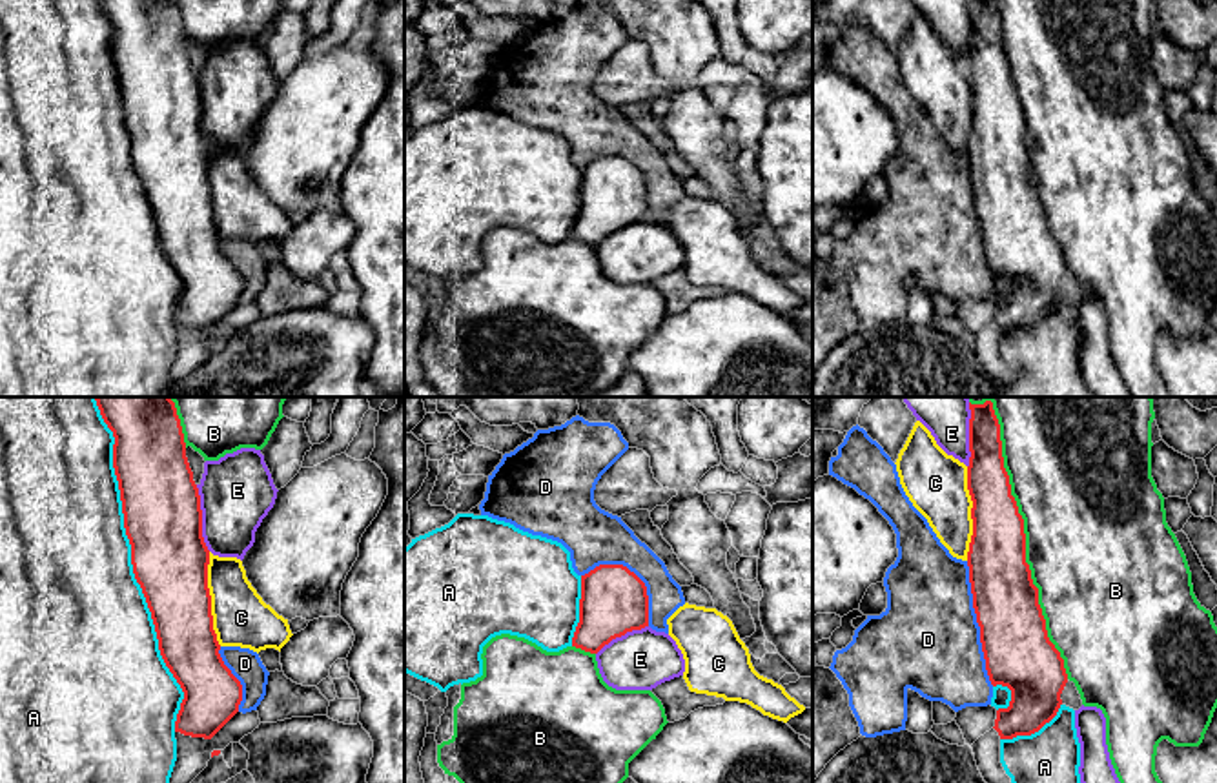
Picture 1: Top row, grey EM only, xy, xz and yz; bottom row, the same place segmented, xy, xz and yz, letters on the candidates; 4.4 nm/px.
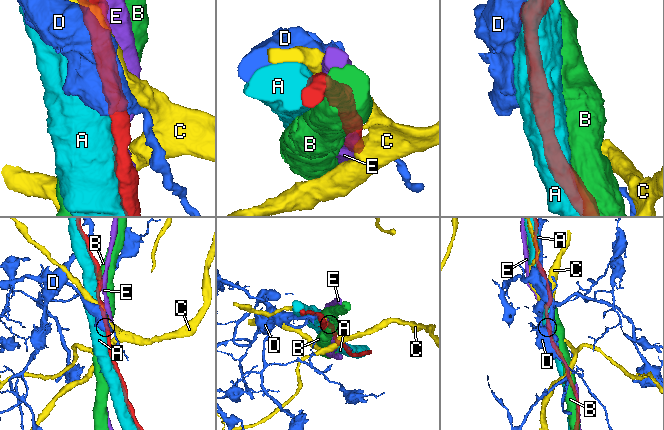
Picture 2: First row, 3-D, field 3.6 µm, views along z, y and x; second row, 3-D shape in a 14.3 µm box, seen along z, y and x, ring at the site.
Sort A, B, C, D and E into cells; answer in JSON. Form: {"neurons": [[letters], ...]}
{"neurons": [["A"], ["B", "E"], ["C"], ["D"]]}

